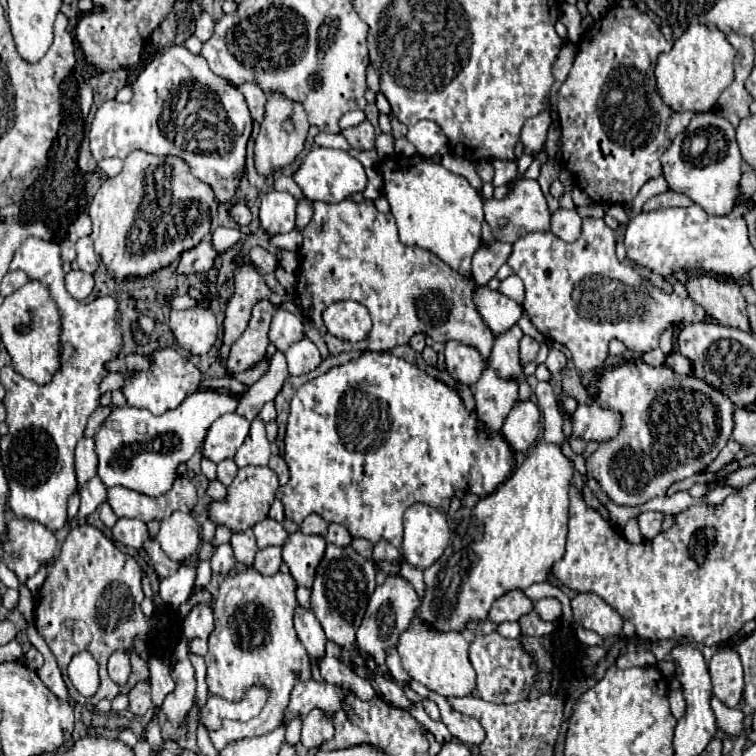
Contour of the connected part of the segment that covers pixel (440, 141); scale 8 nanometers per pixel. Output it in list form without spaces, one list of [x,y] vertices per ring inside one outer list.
[[[421,120],[421,122],[413,124],[413,126],[409,126],[407,140],[425,158],[431,158],[435,154],[443,156],[443,154],[449,152],[449,142],[445,140],[445,134],[431,120]]]

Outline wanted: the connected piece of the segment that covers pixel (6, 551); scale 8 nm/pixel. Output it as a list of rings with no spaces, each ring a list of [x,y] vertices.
[[[13,518],[7,524],[7,542],[3,544],[3,560],[21,582],[35,576],[37,570],[57,556],[57,540],[51,530],[33,520]]]

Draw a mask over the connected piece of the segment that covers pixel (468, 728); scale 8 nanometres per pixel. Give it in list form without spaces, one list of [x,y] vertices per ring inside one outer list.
[[[435,694],[433,702],[439,706],[439,710],[441,710],[441,722],[449,728],[449,732],[451,732],[453,738],[457,738],[463,744],[477,744],[477,746],[485,740],[485,730],[483,730],[483,726],[475,718],[465,716],[461,712],[453,710],[449,706],[447,698],[443,698],[439,694]]]

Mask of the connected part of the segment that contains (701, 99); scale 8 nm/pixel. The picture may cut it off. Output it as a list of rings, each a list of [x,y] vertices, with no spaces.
[[[703,24],[689,26],[681,38],[675,40],[671,52],[661,54],[655,66],[655,78],[661,98],[677,112],[709,112],[719,94],[735,80],[733,60],[737,52],[721,30],[709,30]]]

